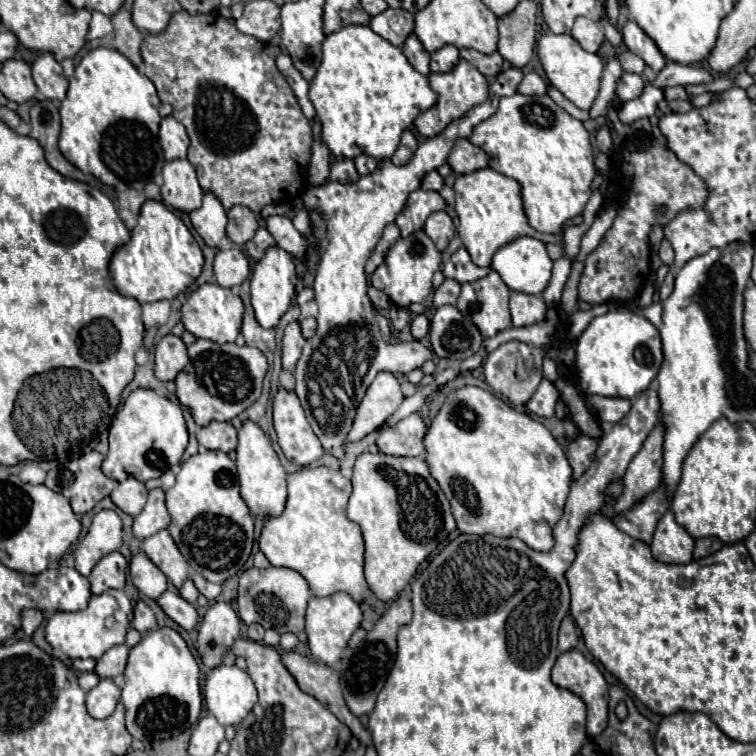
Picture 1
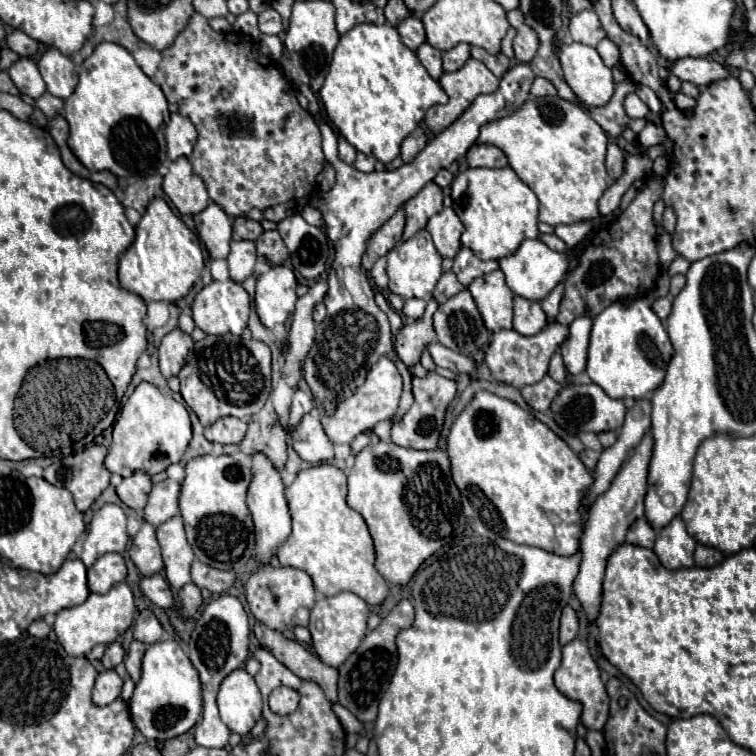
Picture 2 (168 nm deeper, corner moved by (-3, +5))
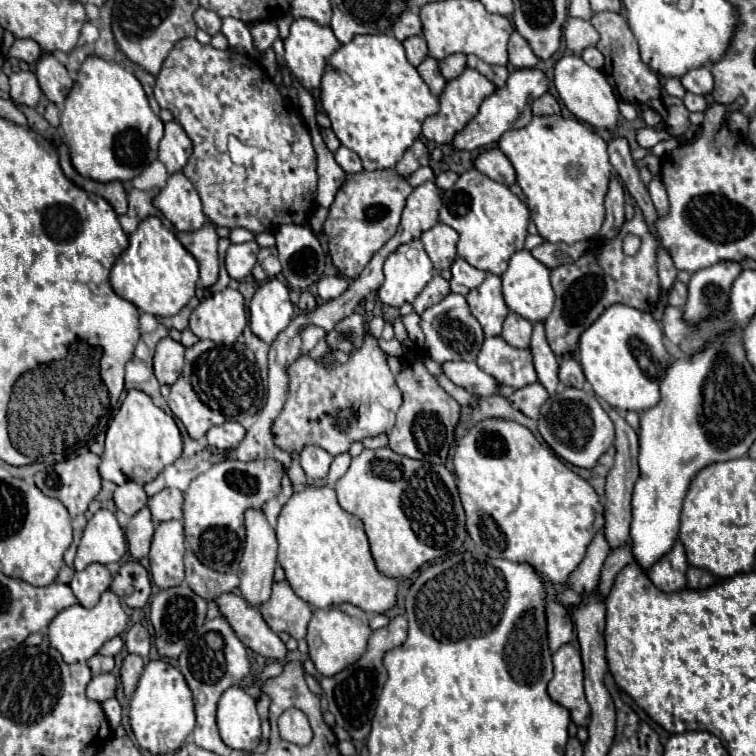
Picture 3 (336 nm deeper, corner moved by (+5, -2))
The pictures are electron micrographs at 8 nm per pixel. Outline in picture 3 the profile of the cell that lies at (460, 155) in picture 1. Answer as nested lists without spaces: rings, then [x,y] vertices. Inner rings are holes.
[[[488,149],[484,151],[476,161],[474,161],[474,167],[488,175],[490,179],[506,185],[506,187],[512,187],[516,183],[516,171],[510,163],[510,159],[500,151],[500,149]]]

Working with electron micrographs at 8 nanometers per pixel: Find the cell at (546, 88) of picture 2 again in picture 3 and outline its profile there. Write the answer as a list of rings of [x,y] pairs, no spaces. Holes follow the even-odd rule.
[[[546,93],[532,103],[532,111],[534,115],[560,115],[560,105],[550,93]]]

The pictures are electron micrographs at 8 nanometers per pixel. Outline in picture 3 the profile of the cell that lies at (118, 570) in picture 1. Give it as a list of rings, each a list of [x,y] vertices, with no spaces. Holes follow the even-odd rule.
[[[94,563],[94,565],[88,565],[84,571],[74,573],[74,579],[70,581],[70,589],[74,591],[82,607],[94,607],[100,595],[108,589],[110,579],[112,577],[110,577],[108,567]]]

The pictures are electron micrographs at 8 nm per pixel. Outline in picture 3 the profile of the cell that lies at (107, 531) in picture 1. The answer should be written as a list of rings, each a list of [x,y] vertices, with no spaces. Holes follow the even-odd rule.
[[[100,509],[86,525],[78,545],[74,569],[82,571],[90,563],[118,563],[126,553],[126,537],[116,517],[108,509]]]

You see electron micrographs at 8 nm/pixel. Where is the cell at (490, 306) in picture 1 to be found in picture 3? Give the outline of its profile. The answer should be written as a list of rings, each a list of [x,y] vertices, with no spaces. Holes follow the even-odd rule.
[[[488,275],[480,287],[468,293],[466,301],[472,315],[480,321],[486,337],[502,333],[502,323],[508,315],[508,307],[502,297],[502,283],[498,275]]]

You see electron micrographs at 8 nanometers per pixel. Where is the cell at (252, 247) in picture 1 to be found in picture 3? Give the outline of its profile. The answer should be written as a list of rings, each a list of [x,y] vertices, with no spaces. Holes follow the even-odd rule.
[[[262,247],[258,253],[258,263],[252,269],[254,279],[256,281],[268,281],[268,279],[274,279],[280,271],[282,271],[282,267],[278,261],[276,247],[268,247],[268,249]]]

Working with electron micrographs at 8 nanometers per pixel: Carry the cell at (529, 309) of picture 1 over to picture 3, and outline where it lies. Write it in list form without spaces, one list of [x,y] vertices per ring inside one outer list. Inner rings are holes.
[[[508,313],[502,329],[502,339],[516,349],[526,349],[530,345],[530,335],[532,335],[532,323],[516,313]]]

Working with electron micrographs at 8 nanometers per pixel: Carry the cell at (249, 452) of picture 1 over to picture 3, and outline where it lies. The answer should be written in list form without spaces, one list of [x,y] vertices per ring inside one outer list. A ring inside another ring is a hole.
[[[246,511],[246,547],[240,561],[240,591],[242,597],[250,607],[260,607],[260,603],[266,603],[270,599],[272,583],[274,583],[274,569],[276,569],[276,549],[278,541],[274,535],[274,529],[268,525],[264,511]]]

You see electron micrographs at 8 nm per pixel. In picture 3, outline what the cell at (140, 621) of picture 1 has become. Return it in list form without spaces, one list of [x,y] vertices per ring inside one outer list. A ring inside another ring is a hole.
[[[136,623],[128,629],[126,637],[124,637],[124,643],[126,643],[126,649],[128,653],[136,653],[140,657],[148,657],[148,651],[150,651],[150,633],[144,625]]]

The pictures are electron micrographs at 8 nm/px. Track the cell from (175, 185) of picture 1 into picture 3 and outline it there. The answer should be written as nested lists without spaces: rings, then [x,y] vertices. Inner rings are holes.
[[[174,173],[168,177],[166,187],[156,195],[154,205],[174,223],[178,231],[198,231],[208,221],[202,211],[198,191],[184,177],[184,173]]]

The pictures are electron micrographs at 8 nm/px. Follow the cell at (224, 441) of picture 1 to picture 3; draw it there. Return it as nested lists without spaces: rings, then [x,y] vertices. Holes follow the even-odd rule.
[[[228,421],[222,425],[216,425],[208,431],[208,445],[216,451],[228,451],[236,447],[246,435],[246,429],[238,421]]]

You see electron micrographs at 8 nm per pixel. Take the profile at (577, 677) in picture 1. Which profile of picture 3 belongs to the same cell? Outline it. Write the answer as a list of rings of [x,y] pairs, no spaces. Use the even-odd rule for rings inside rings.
[[[562,645],[554,655],[554,677],[548,683],[548,695],[564,705],[572,721],[580,725],[590,723],[590,707],[584,697],[584,685],[582,685],[582,659],[580,651],[574,645]]]

